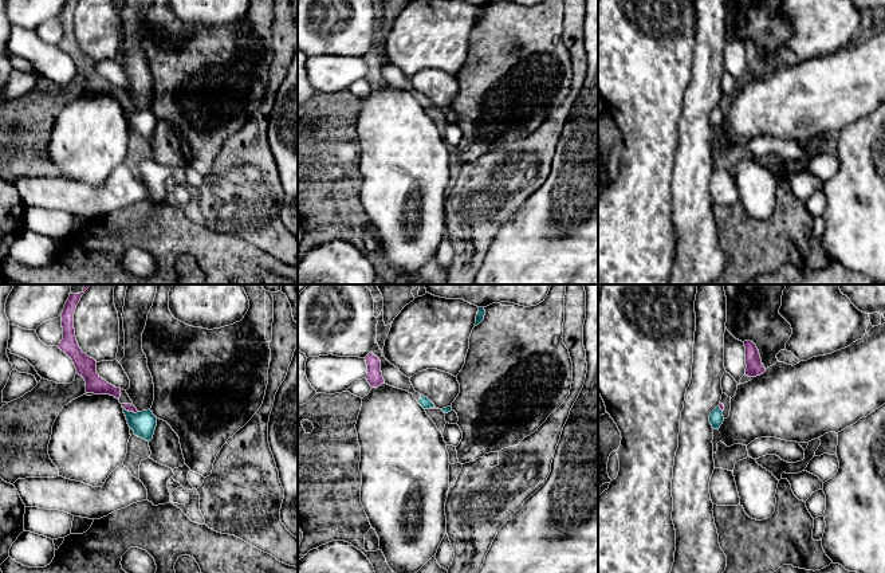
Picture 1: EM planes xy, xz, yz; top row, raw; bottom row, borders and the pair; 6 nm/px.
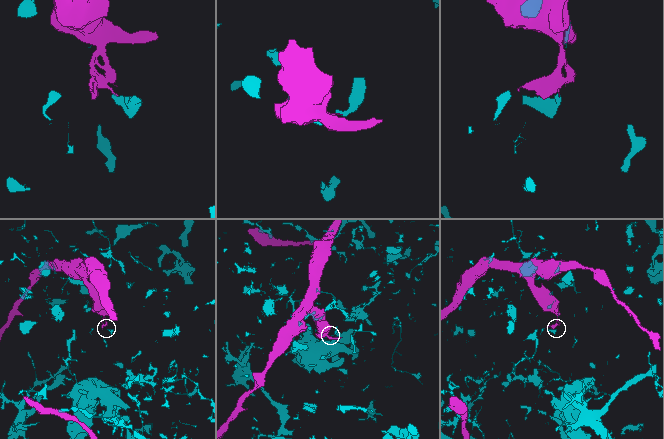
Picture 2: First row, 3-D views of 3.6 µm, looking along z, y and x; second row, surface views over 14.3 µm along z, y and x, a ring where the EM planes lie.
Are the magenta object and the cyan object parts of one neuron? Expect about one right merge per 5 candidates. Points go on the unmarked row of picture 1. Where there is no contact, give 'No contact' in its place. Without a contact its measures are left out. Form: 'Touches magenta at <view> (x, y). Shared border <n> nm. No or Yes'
Touches magenta at xy (130, 110). Shared border 100 nm. No

